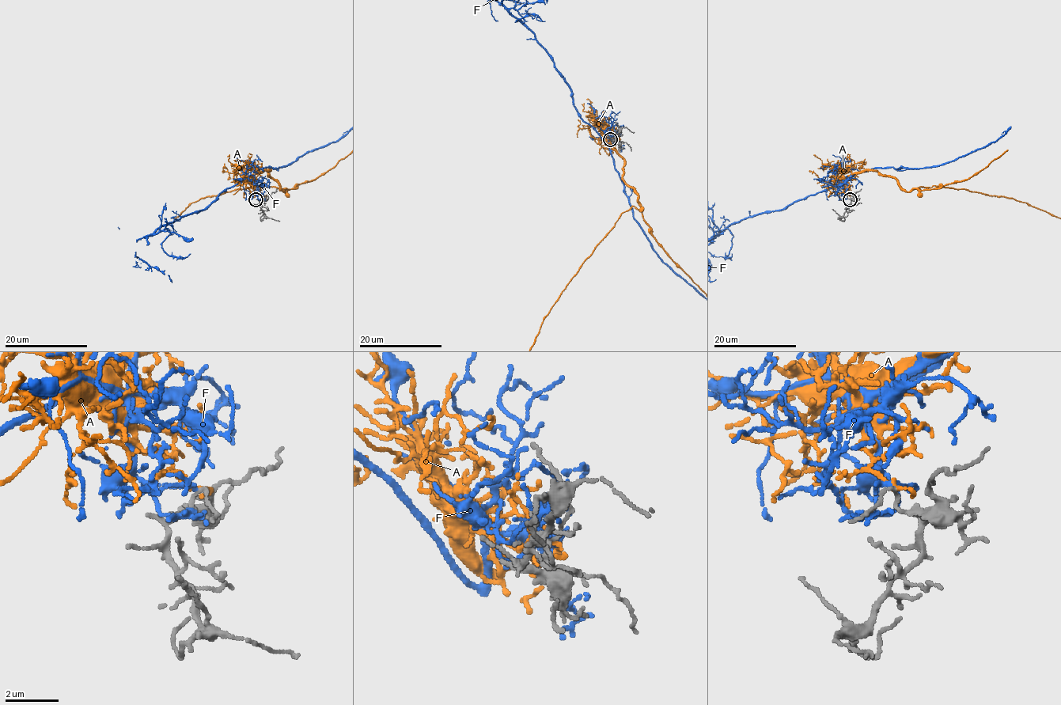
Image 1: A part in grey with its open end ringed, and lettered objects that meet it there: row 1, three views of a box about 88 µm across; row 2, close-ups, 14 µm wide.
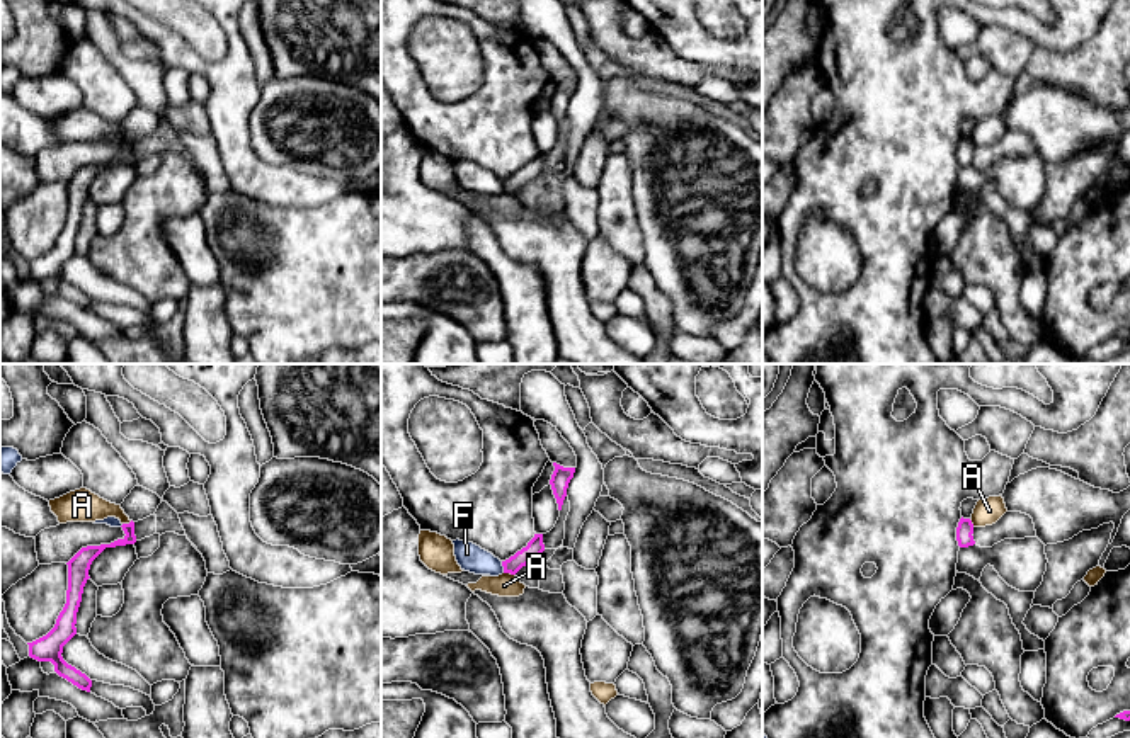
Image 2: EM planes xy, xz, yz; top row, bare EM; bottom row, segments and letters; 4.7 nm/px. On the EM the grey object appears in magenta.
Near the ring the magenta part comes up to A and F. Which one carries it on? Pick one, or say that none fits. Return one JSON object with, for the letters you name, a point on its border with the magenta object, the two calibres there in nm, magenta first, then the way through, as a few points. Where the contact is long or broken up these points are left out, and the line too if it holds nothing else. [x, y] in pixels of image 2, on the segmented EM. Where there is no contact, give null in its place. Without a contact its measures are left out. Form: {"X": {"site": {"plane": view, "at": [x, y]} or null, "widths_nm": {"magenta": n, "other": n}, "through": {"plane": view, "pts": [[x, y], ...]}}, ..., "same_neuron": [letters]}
{"same_neuron": []}

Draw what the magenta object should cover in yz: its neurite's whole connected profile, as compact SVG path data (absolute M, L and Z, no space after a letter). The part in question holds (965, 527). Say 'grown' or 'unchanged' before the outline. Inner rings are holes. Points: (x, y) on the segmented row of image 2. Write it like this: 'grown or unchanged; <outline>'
unchanged; M960 519L958 527L956 527L956 541L960 548L968 548L973 546L973 524L970 519Z

